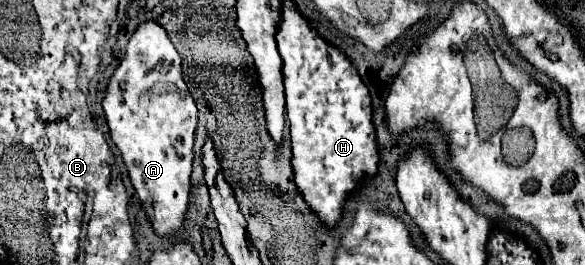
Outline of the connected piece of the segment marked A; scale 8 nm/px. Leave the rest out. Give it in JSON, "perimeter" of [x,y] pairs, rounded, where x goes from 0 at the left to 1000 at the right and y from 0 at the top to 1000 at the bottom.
{"perimeter":[[[253,75],[236,91],[232,121],[219,151],[215,211],[205,226],[202,257],[195,264],[191,294],[181,317],[174,408],[181,423],[188,521],[209,574],[209,604],[219,634],[226,702],[232,709],[243,777],[253,792],[260,860],[267,868],[270,891],[291,891],[294,875],[311,860],[315,800],[321,785],[325,649],[332,596],[328,558],[332,558],[332,491],[338,468],[338,415],[311,294],[308,211],[270,83]]]}

